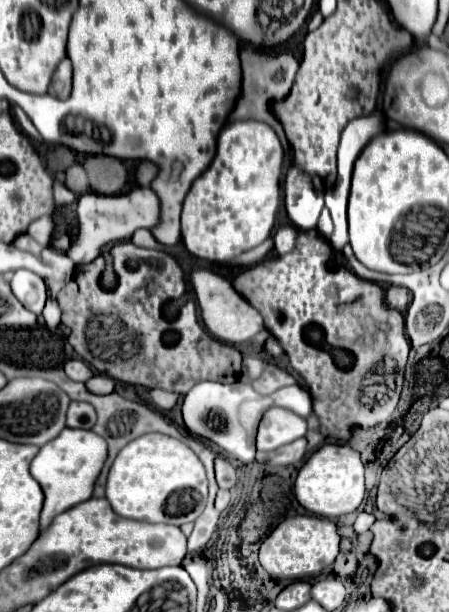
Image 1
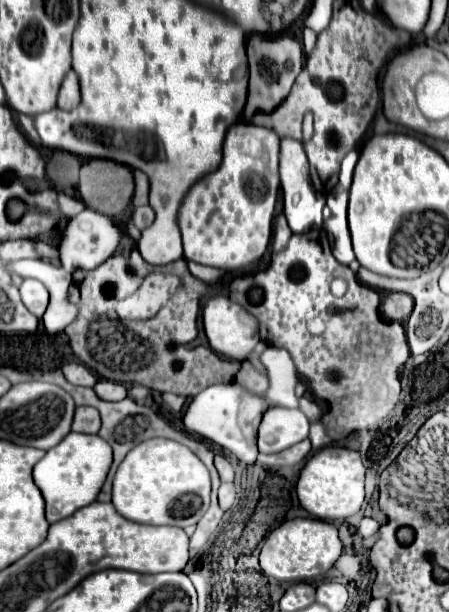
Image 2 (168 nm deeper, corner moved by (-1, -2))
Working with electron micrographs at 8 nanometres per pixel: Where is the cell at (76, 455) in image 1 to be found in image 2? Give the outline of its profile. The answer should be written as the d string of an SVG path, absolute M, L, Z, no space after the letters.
M68 433L64 443L46 451L46 455L34 465L34 483L42 491L46 501L46 519L48 523L56 523L64 517L70 517L80 507L86 507L96 501L108 469L112 465L112 447L98 435L84 433Z

